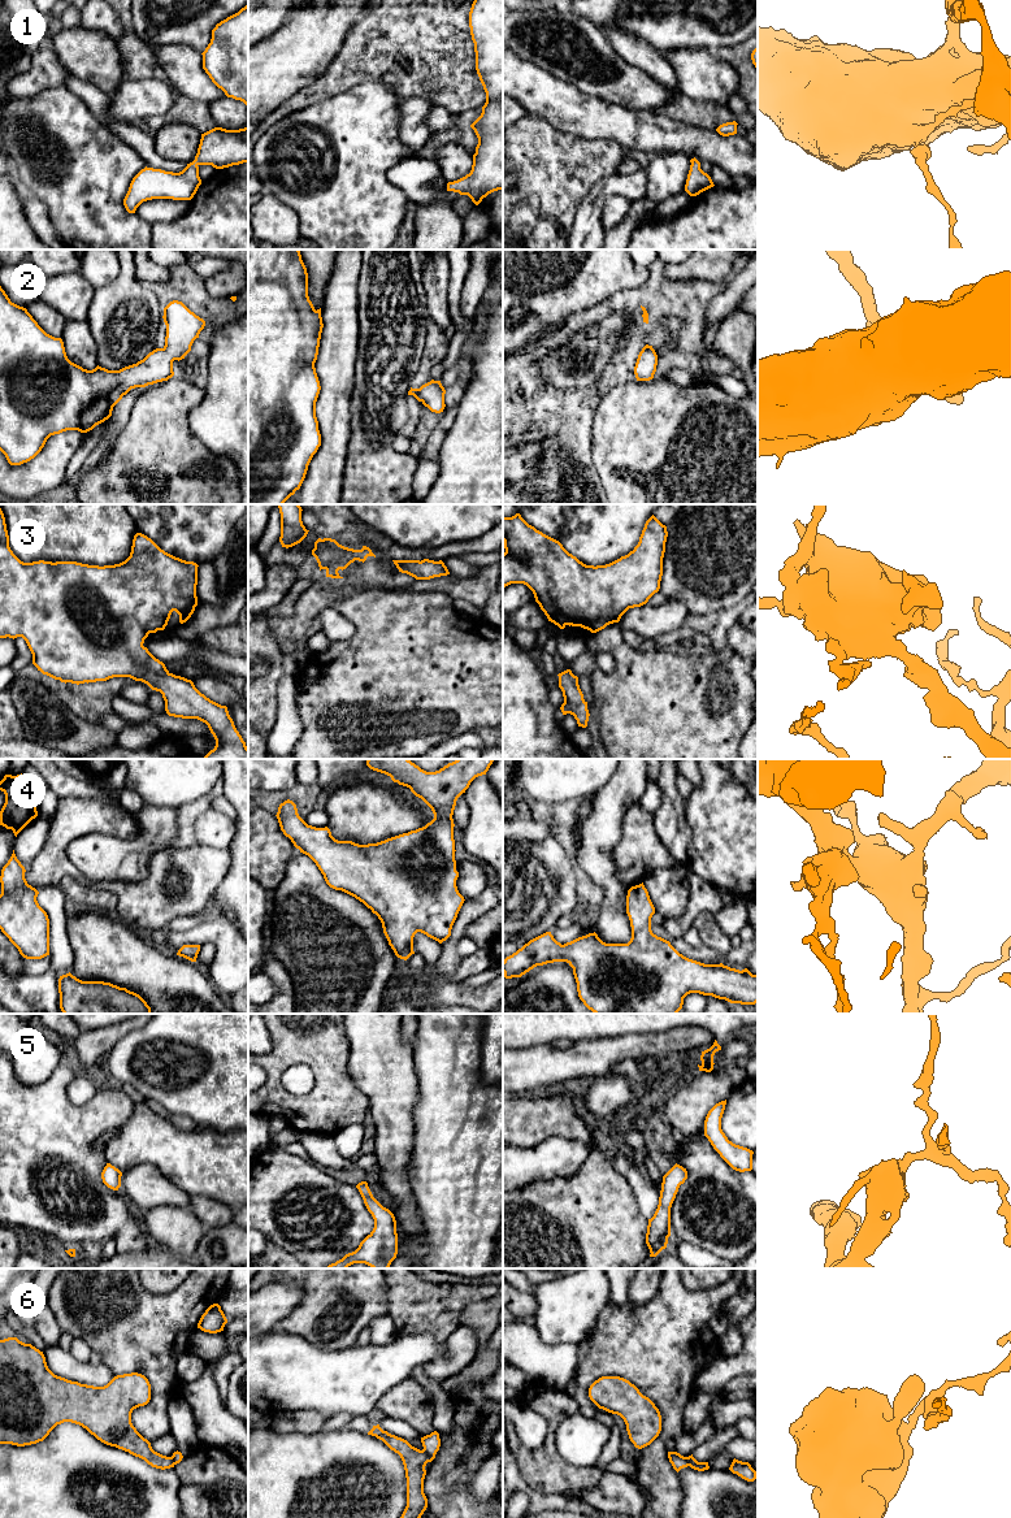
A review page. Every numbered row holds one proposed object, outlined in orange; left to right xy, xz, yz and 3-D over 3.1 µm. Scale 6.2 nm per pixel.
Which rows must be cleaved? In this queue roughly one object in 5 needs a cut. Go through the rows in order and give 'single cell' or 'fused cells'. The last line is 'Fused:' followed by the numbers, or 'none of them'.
1: single cell
2: single cell
3: single cell
4: single cell
5: single cell
6: fused cells
Fused: 6

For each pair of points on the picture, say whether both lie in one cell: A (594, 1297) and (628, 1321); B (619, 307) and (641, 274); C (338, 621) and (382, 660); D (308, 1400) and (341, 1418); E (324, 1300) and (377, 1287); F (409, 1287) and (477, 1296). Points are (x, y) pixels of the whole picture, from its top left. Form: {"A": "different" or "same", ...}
{"A": "different", "B": "different", "C": "different", "D": "different", "E": "same", "F": "same"}

